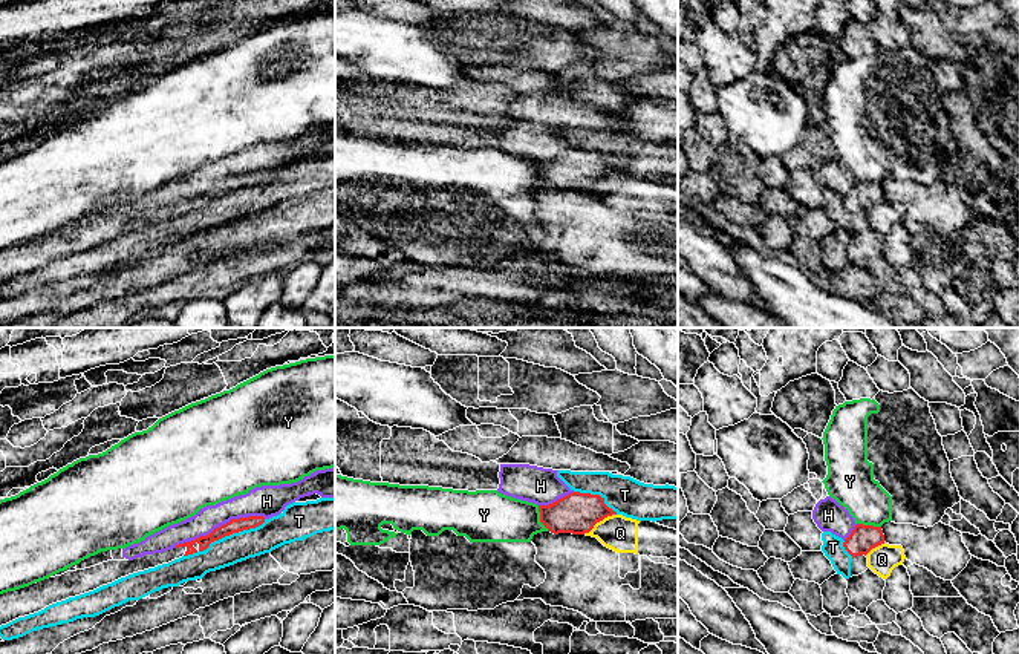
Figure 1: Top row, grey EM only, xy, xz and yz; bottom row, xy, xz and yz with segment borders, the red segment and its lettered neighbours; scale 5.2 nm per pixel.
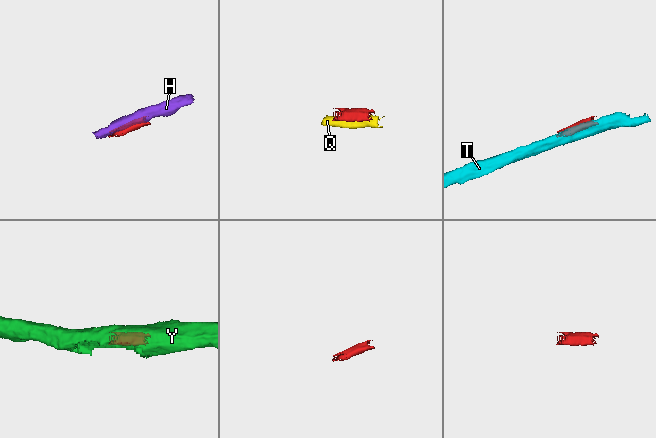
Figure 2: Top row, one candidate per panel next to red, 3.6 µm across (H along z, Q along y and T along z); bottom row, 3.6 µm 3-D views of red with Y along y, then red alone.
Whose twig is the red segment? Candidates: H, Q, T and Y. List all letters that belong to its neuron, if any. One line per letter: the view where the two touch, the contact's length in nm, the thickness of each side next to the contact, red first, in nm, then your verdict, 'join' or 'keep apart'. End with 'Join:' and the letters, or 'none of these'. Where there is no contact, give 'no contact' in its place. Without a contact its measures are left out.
H: meets red in xy; contact 500 nm long; 80 nm thick on the red side, 160 nm on the other; keep apart
Q: meets red in xz; contact 200 nm long; 220 nm thick on the red side, 190 nm on the other; keep apart
T: meets red in xy; contact 480 nm long; 80 nm thick on the red side, 150 nm on the other; keep apart
Y: meets red in xz; contact 150 nm long; 220 nm thick on the red side, 260 nm on the other; keep apart
Join: none of these

